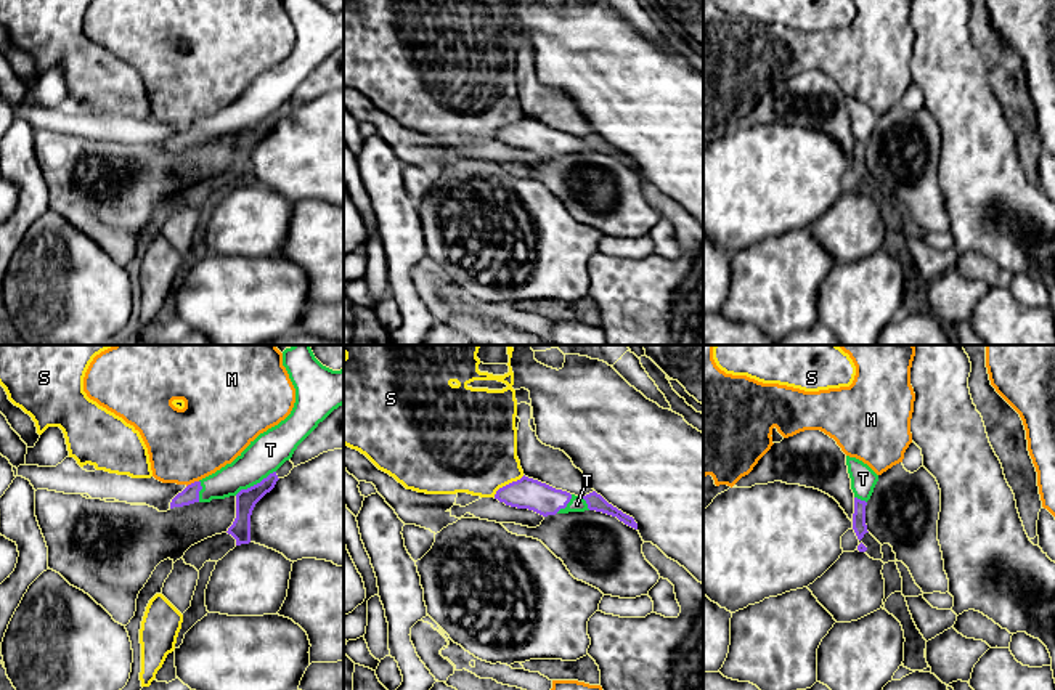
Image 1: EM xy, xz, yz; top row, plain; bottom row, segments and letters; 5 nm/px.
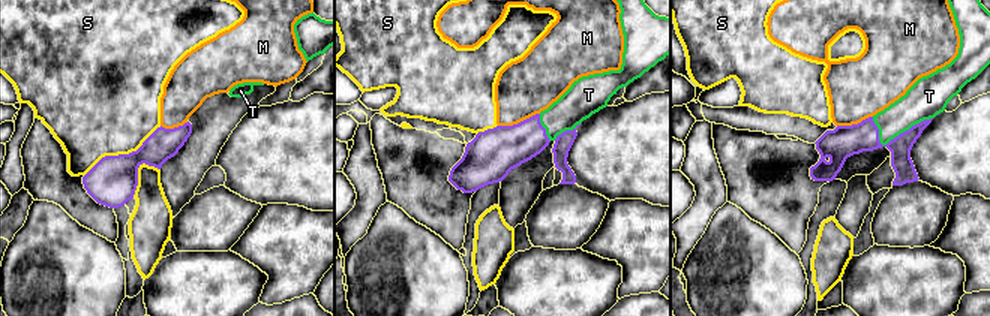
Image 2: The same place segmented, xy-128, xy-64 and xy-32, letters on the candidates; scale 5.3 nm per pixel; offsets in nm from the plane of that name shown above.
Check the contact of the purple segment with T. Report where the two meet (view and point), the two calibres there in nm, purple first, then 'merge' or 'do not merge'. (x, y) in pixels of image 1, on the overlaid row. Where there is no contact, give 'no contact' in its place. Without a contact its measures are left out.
xy (254, 485) | 110/190 nm | merge

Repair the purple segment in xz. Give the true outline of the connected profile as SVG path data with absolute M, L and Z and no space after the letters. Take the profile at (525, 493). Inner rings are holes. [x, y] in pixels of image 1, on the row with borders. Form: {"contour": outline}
{"contour": "M525 475L520 480L499 488L495 494L495 499L511 507L533 510L543 517L568 512L596 510L617 517L625 525L637 530L637 523L633 517L623 513L621 510L609 504L596 491L580 497L567 491L556 489L546 483L528 478Z"}

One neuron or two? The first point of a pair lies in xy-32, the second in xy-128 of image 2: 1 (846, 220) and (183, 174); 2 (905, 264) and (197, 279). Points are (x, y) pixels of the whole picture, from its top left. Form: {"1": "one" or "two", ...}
{"1": "one", "2": "one"}

